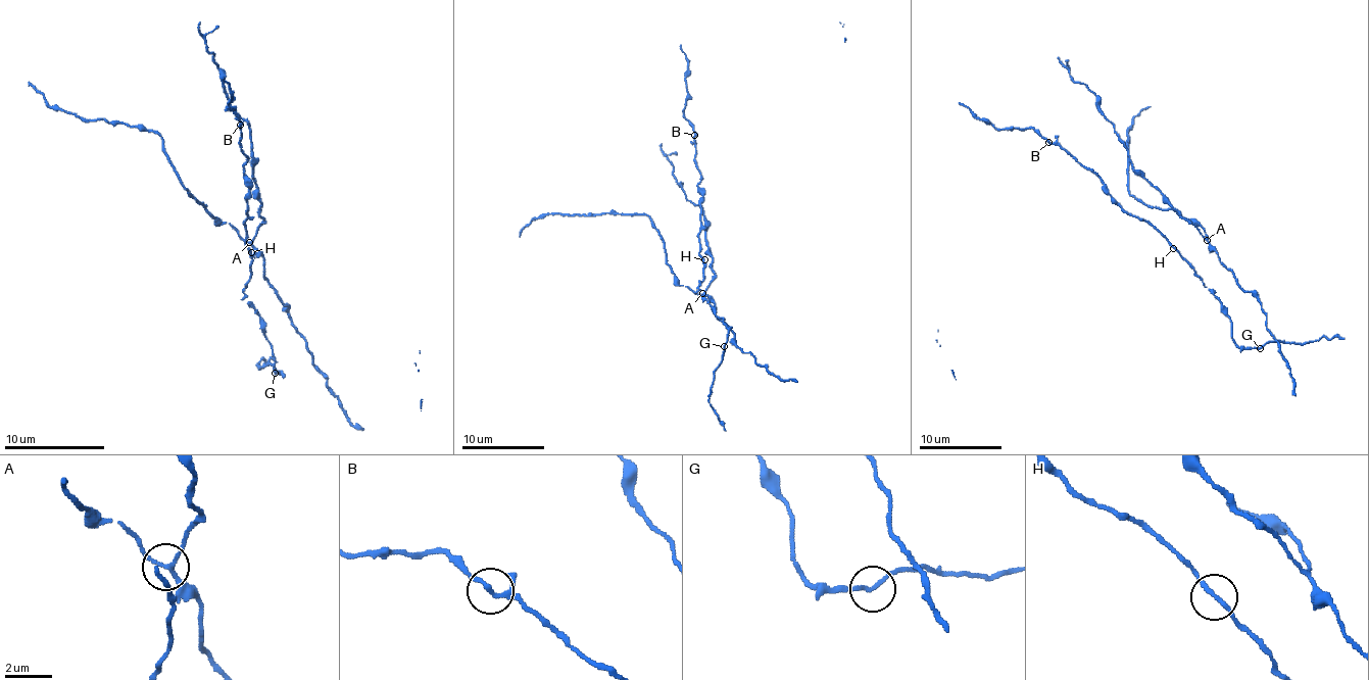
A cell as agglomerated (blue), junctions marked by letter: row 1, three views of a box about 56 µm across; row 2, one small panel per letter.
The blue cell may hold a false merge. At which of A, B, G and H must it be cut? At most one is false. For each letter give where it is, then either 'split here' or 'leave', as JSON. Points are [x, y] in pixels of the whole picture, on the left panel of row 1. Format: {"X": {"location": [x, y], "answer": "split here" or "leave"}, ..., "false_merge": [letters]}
{"A": {"location": [249, 242], "answer": "leave"}, "B": {"location": [240, 125], "answer": "leave"}, "G": {"location": [275, 373], "answer": "leave"}, "H": {"location": [251, 252], "answer": "leave"}, "false_merge": []}

